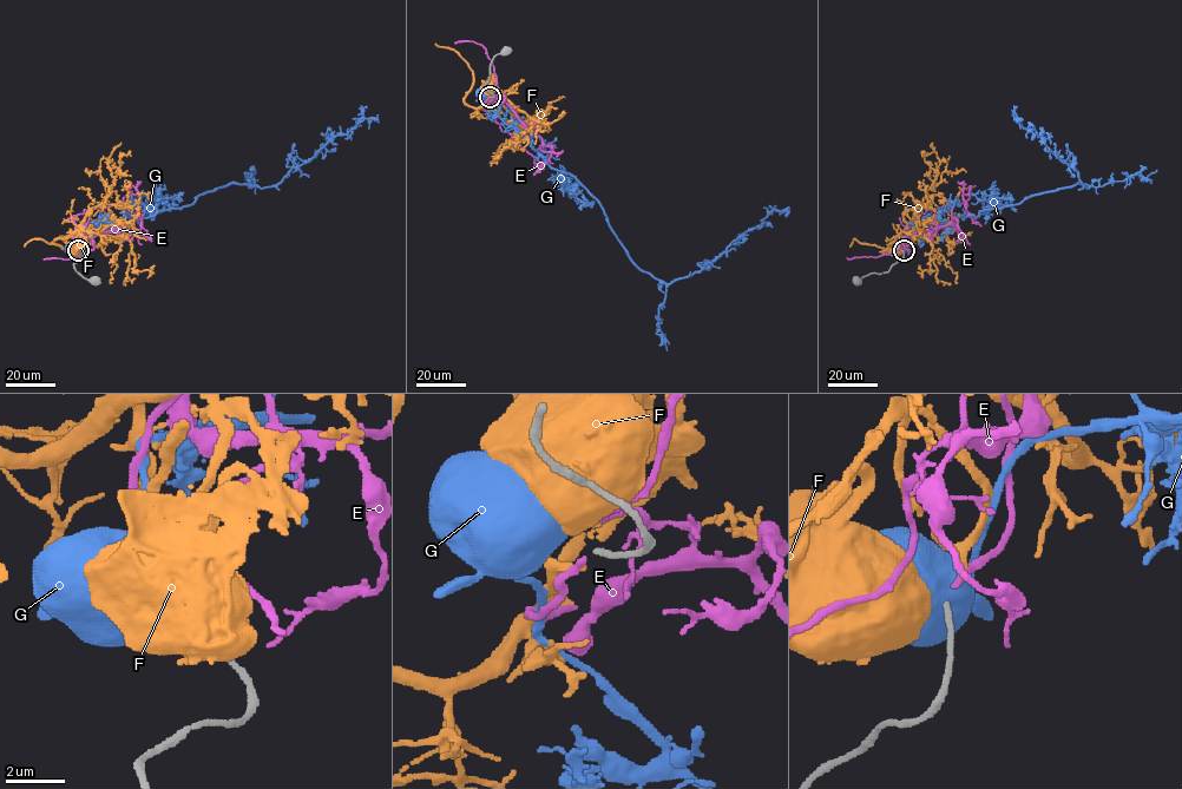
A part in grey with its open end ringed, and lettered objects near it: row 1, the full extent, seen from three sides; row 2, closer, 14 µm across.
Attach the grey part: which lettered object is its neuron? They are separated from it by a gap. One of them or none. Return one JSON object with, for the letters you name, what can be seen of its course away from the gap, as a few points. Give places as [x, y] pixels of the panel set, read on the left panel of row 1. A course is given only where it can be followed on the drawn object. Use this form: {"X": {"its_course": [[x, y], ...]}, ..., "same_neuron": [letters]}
{"E": {"its_course": [[78, 249], [74, 216], [136, 196], [136, 211], [123, 225]]}, "same_neuron": ["E"]}

